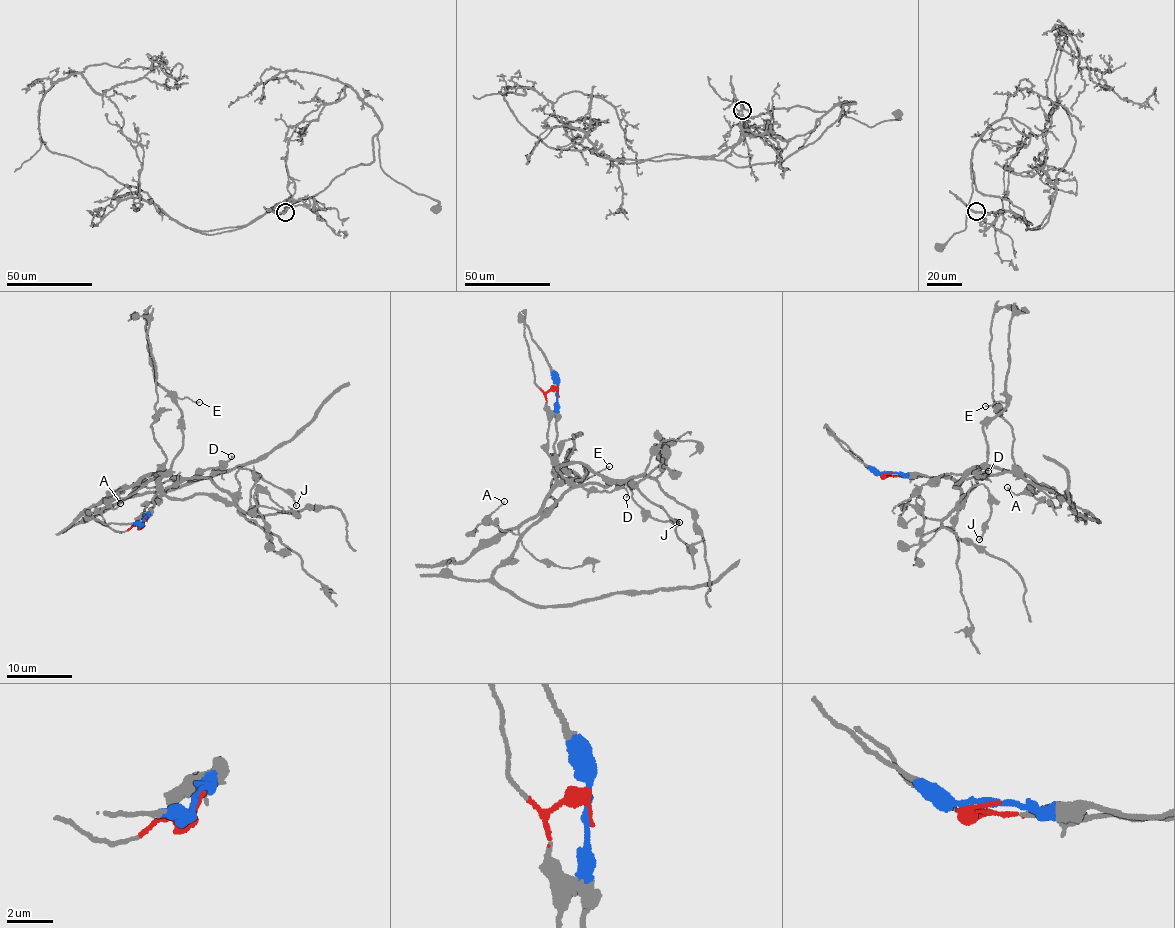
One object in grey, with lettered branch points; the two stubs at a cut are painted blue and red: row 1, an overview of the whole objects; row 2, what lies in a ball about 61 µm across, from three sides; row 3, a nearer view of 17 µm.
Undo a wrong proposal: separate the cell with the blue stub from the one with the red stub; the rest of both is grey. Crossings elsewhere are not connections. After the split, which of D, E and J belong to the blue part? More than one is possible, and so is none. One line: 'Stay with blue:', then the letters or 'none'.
Stay with blue: E

